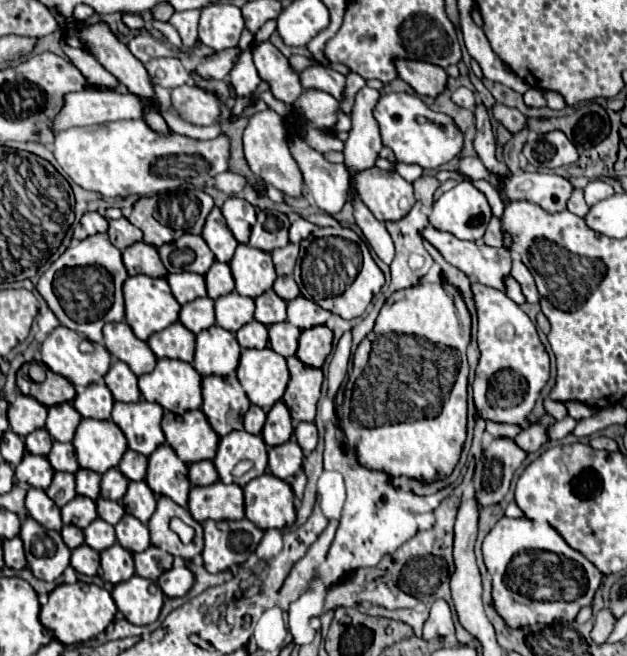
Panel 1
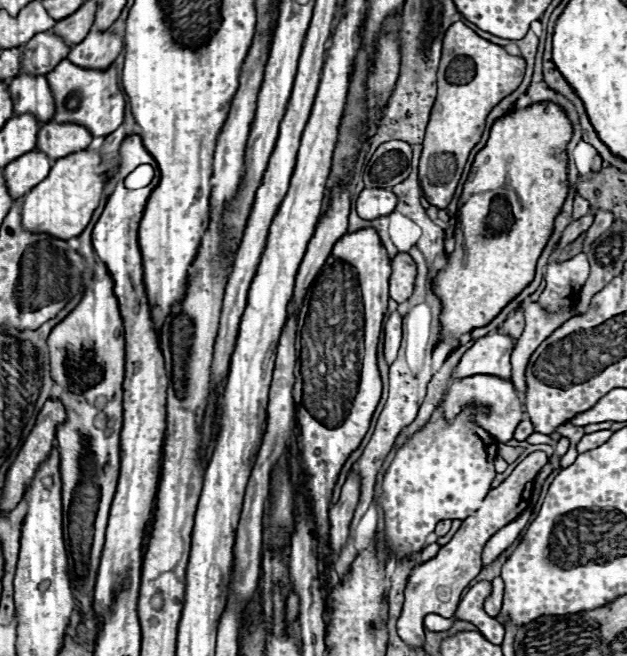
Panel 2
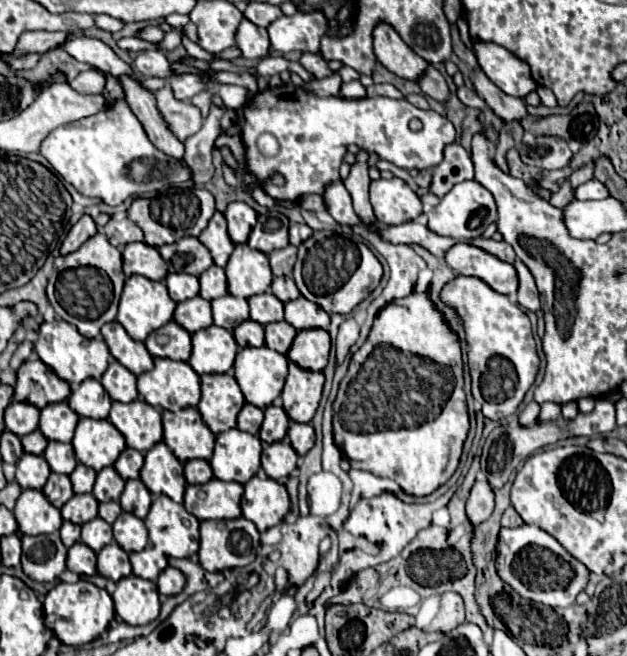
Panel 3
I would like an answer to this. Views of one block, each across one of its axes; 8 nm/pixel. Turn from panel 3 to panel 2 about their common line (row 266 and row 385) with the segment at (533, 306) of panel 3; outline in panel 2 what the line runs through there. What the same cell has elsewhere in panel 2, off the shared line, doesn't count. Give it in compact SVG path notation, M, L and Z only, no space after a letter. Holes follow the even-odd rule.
M532 302L524 310L526 328L524 328L522 336L516 340L511 354L512 382L514 382L514 388L516 388L522 404L526 400L526 366L528 366L532 352L546 340L546 336L550 336L556 328L560 328L574 314L576 314L574 306L566 306L552 314L538 302Z

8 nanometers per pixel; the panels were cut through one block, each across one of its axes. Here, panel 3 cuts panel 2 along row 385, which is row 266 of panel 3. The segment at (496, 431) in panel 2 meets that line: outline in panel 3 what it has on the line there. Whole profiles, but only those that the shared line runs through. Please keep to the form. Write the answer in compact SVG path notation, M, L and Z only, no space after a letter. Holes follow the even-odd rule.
M458 242L456 246L452 246L446 254L446 260L460 274L476 276L504 296L516 296L518 276L512 264L506 264L466 242Z

